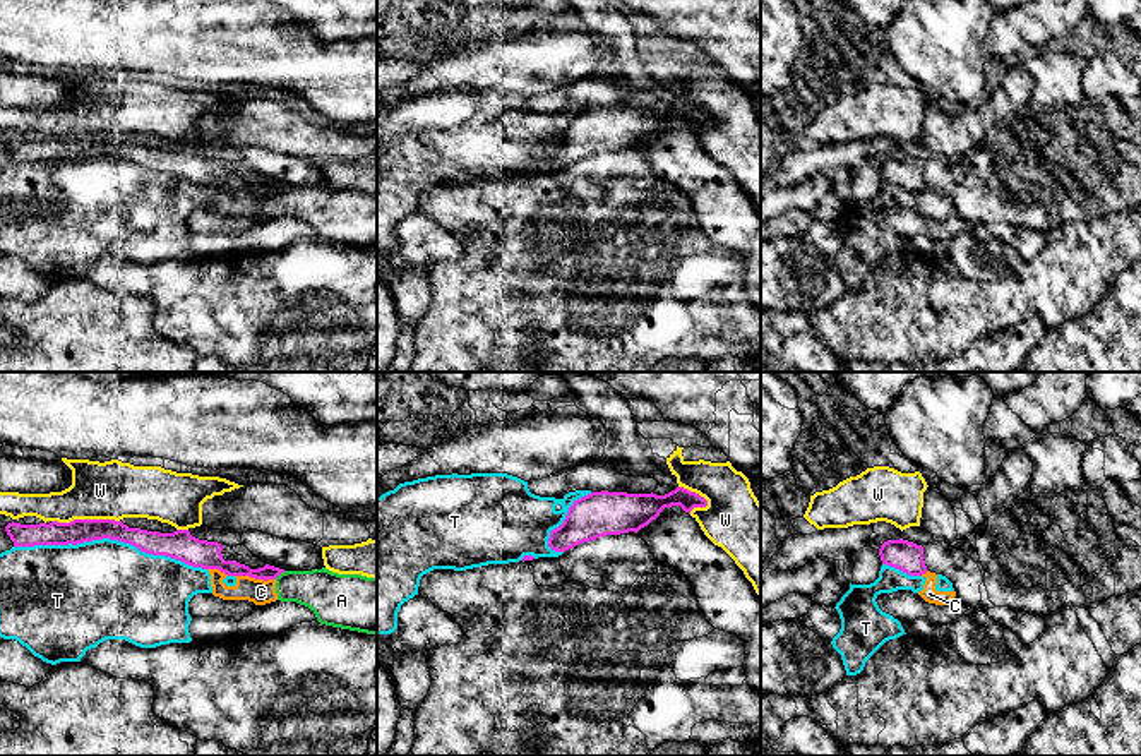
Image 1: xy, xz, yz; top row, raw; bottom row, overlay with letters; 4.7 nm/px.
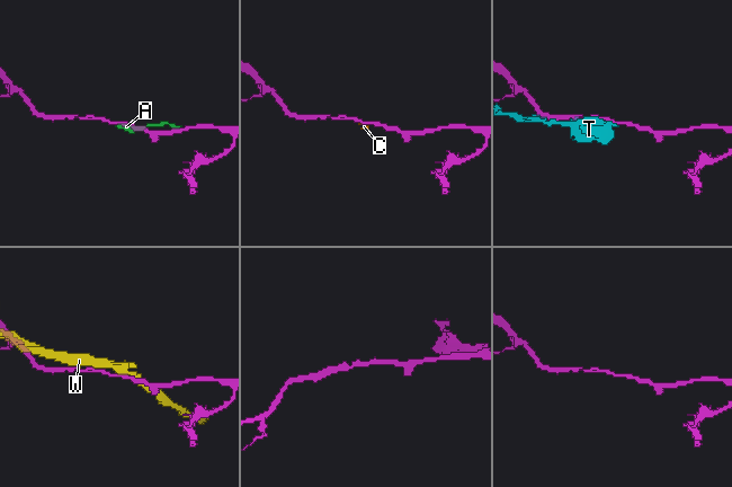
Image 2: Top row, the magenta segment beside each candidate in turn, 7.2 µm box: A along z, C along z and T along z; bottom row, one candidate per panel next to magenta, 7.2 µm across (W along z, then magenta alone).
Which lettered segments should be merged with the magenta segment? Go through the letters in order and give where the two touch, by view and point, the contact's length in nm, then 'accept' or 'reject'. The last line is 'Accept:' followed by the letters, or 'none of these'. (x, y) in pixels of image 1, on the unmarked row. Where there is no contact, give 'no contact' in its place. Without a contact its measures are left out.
A: meets magenta in xy at (280, 189); contact 70 nm long; reject
C: meets magenta in xy at (256, 194); contact 190 nm long; reject
T: meets magenta in xy at (110, 155); contact 900 nm long; reject
W: meets magenta in xy at (84, 136); contact 320 nm long; reject
Accept: none of these

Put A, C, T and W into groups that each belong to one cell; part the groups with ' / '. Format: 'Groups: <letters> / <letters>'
Groups: A C T / W

